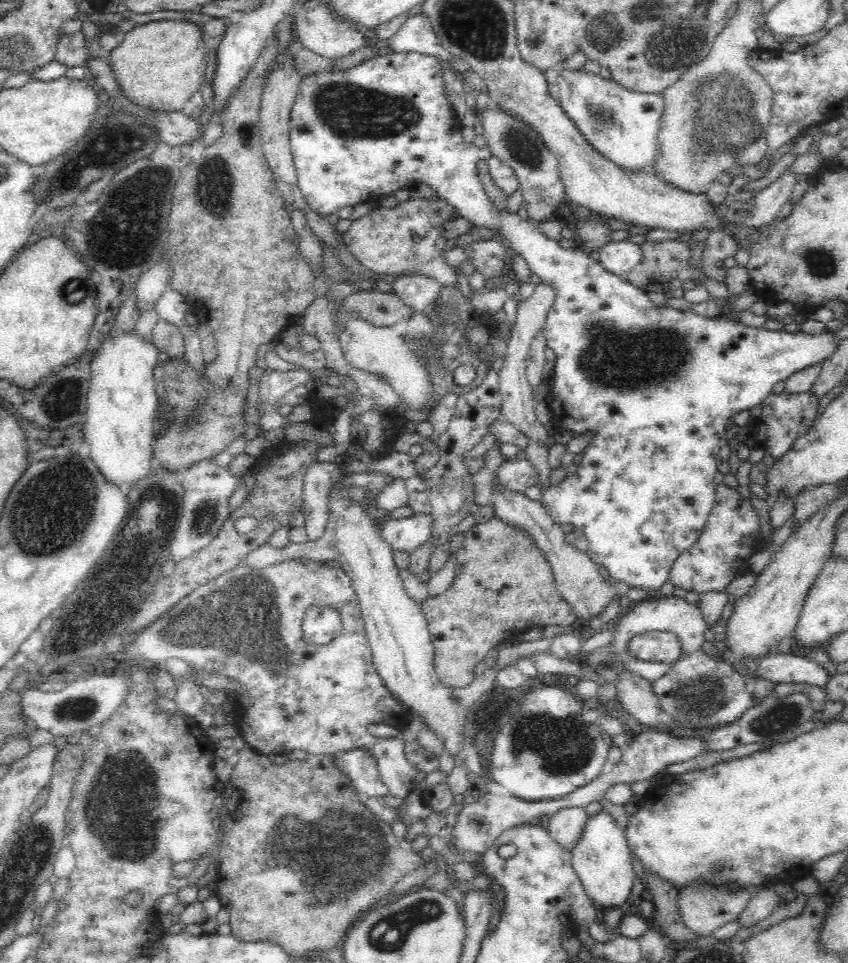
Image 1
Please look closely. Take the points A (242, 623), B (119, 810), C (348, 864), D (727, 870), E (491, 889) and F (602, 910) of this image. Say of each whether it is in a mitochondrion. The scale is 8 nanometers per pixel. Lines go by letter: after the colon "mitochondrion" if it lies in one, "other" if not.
A: mitochondrion
B: mitochondrion
C: mitochondrion
D: mitochondrion
E: other
F: other

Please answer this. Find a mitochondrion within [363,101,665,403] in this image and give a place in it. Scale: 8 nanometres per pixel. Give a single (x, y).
(520, 145)

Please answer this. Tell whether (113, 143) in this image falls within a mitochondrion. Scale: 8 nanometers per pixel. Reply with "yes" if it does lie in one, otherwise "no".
yes

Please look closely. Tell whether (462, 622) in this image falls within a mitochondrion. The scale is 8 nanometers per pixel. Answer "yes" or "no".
no

